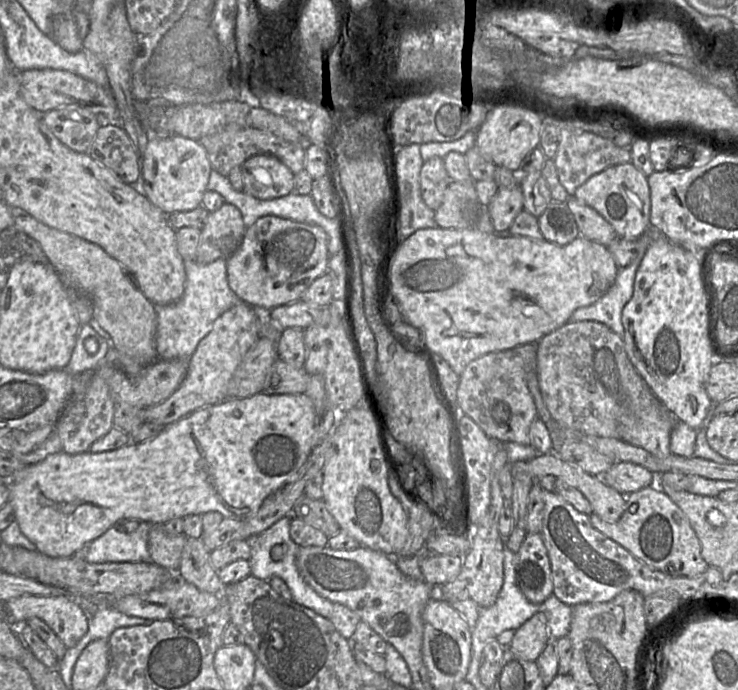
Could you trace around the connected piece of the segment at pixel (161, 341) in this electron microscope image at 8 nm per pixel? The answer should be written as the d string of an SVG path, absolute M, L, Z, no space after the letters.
M227 258L209 264L184 261L186 282L182 297L172 304L155 306L158 359L188 361L198 343L212 330L214 321L225 311L244 303L229 287L226 261Z

